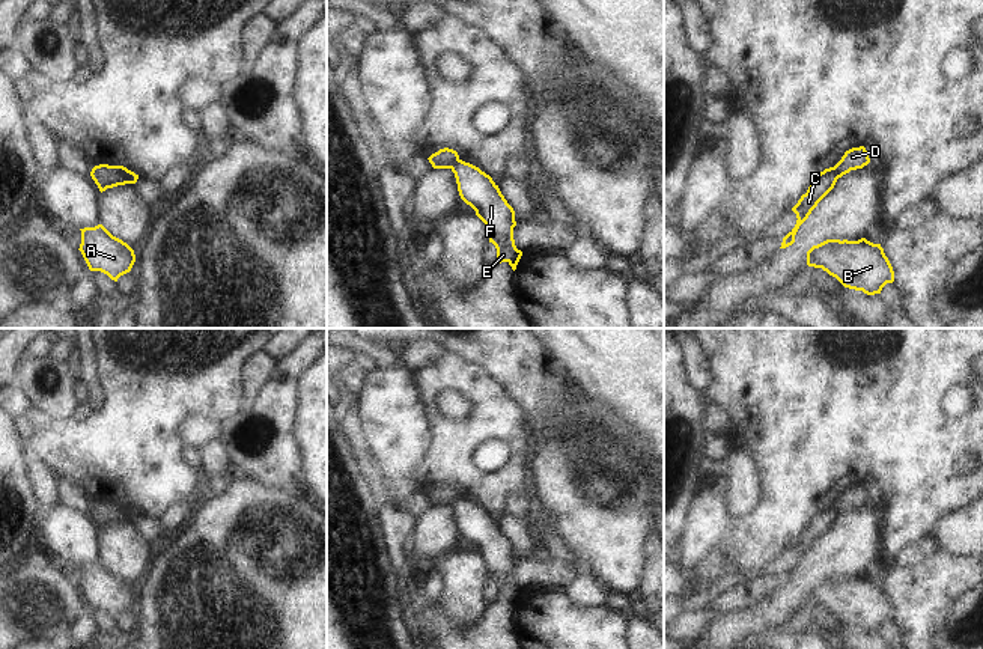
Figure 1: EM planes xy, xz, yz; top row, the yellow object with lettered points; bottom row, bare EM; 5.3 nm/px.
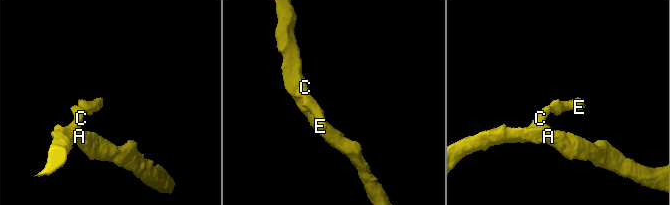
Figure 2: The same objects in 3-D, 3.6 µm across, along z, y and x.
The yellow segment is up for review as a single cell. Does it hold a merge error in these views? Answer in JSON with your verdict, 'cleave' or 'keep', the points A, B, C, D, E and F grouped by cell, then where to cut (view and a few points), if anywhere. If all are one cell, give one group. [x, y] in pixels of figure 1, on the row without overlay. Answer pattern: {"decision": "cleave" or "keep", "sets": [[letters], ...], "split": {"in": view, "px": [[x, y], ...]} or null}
{"decision": "cleave", "sets": [["A", "B", "C"], ["D", "E", "F"]], "split": {"in": "xy", "px": [[116, 503], [134, 520]]}}

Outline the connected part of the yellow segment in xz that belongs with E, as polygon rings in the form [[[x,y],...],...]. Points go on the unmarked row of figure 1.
[[[458,497],[452,501],[461,536],[470,542],[488,566],[489,580],[497,586],[497,601],[507,599],[512,607],[522,593],[513,577],[515,548],[498,523],[479,504]]]

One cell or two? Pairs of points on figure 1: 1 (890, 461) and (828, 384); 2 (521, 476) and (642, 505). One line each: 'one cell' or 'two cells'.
1: one cell
2: two cells

